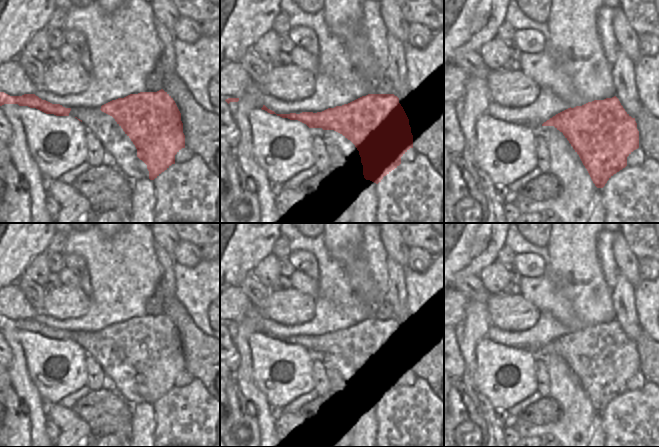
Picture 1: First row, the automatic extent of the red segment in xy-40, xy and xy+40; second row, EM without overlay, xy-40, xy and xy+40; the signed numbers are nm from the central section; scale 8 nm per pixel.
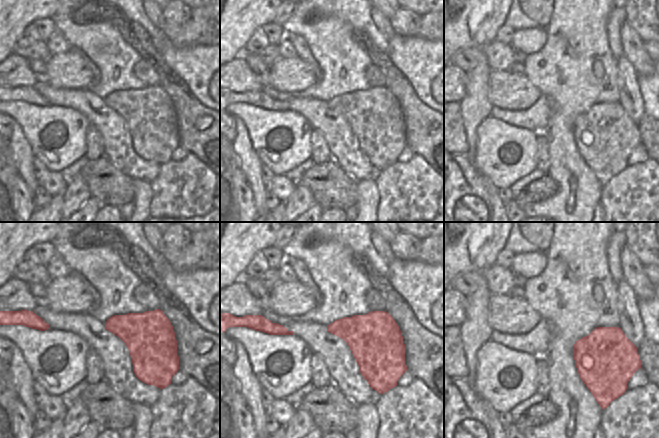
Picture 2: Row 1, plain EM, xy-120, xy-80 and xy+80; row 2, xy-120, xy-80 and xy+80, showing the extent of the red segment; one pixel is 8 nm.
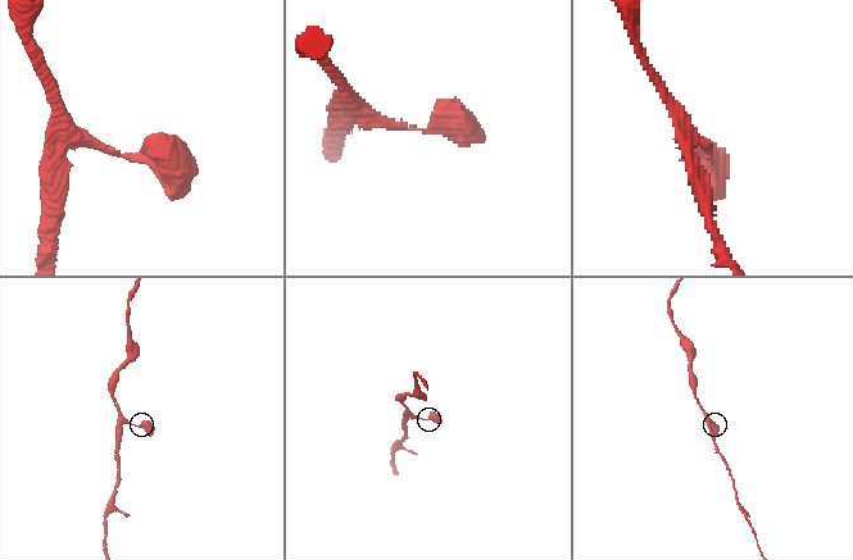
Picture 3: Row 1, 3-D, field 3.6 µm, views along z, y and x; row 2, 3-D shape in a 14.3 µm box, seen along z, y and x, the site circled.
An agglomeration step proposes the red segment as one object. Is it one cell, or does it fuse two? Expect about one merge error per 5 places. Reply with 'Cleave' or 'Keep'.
Keep.

